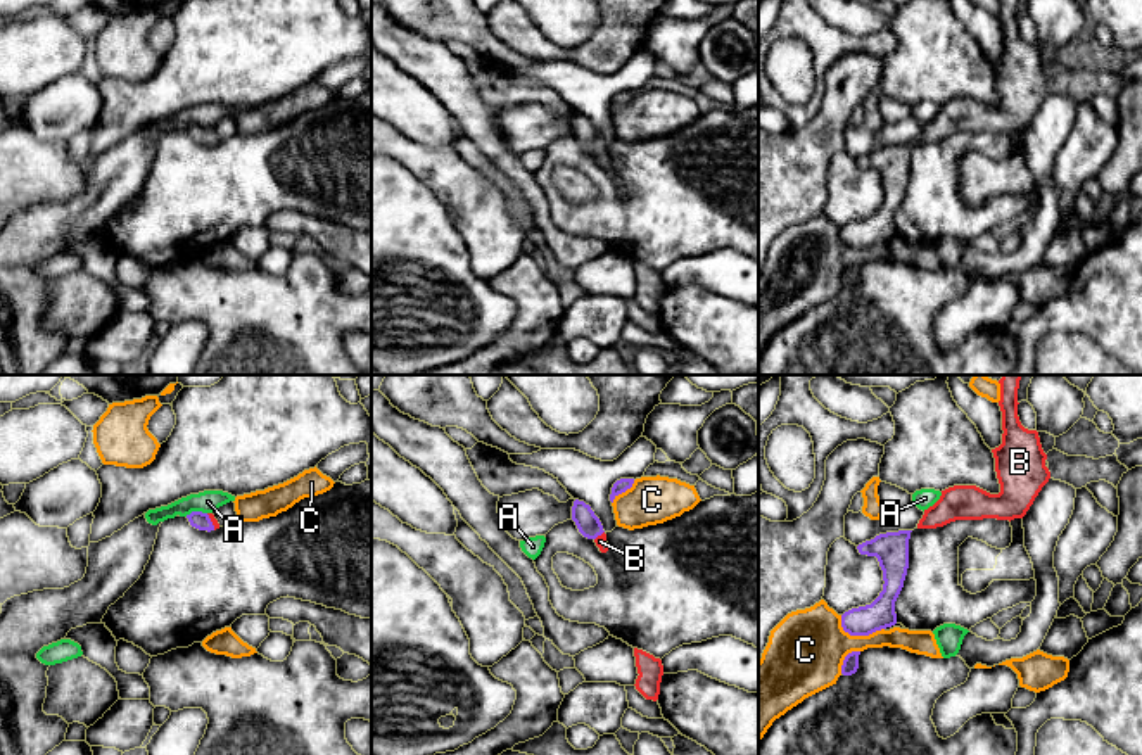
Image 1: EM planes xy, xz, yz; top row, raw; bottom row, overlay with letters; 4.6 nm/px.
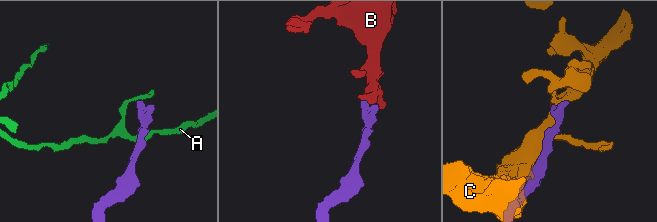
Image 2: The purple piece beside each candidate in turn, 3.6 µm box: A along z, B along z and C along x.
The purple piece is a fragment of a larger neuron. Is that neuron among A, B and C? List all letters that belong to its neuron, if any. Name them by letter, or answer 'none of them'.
B

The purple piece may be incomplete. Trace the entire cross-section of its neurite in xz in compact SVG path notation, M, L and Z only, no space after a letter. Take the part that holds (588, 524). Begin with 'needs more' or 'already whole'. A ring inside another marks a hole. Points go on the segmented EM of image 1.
needs more; M575 499L572 506L572 520L575 522L579 532L593 539L601 553L608 551L606 534L600 518L594 515L589 504Z

